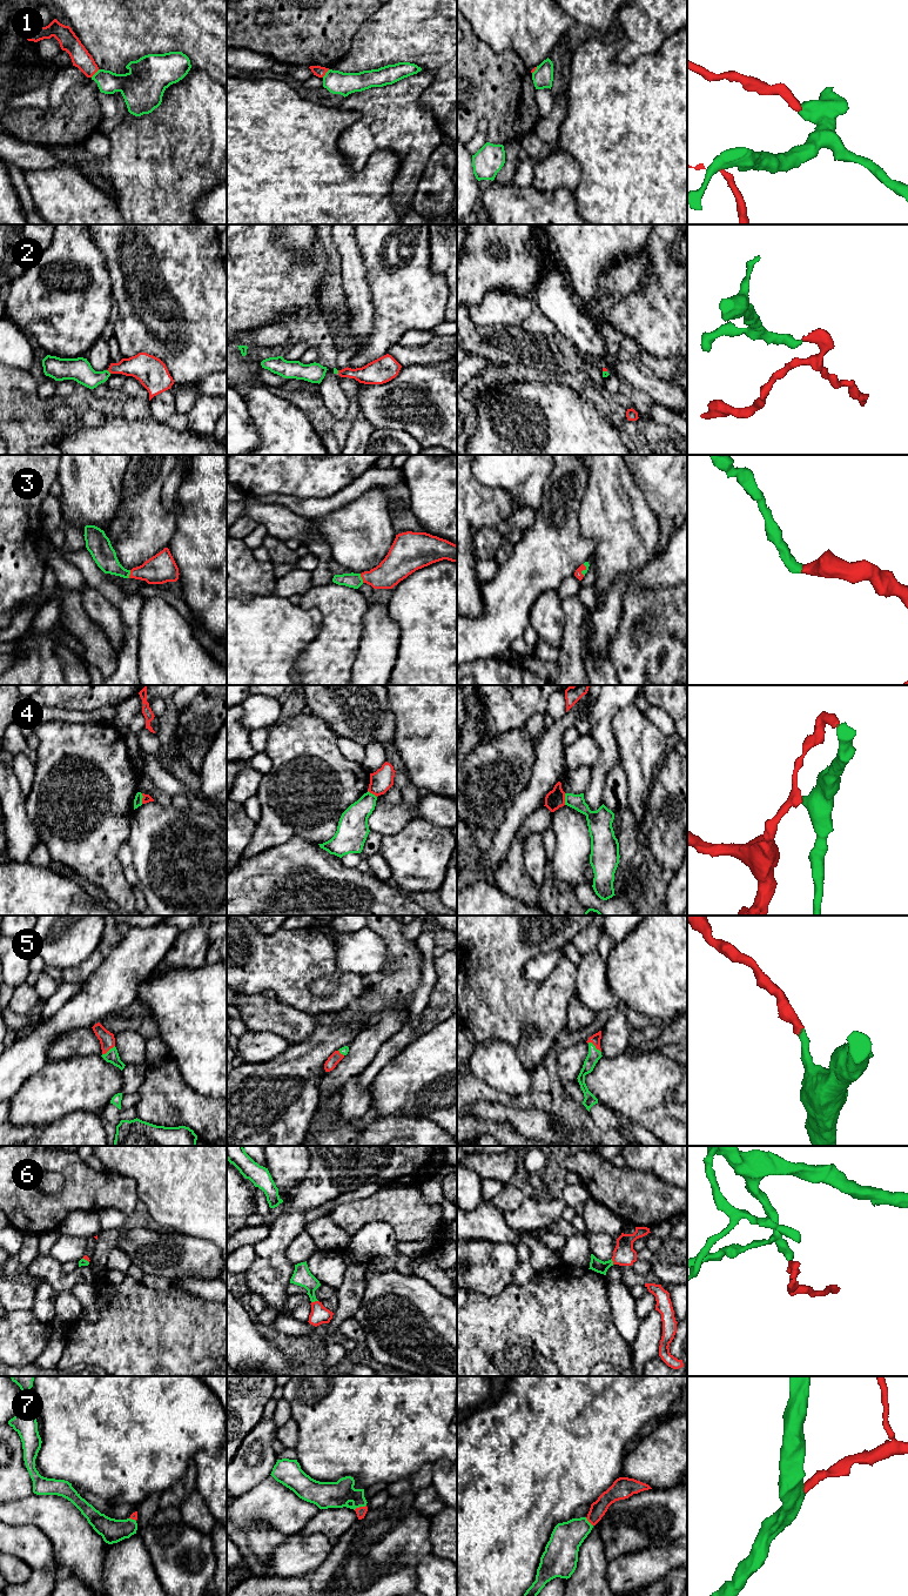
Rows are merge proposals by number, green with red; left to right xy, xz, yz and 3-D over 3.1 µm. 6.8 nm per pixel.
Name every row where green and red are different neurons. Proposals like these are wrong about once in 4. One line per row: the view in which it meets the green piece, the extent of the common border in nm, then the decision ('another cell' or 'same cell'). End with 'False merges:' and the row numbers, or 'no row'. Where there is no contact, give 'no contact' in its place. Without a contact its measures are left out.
1: contact in xy; length 80 nm; another cell
2: contact in xy; length 40 nm; same cell
3: contact in xz; length 70 nm; same cell
4: contact in yz; length 80 nm; another cell
5: contact in yz; length 120 nm; same cell
6: contact in xz; length 50 nm; same cell
7: contact in xz; length 90 nm; same cell
False merges: 1, 4

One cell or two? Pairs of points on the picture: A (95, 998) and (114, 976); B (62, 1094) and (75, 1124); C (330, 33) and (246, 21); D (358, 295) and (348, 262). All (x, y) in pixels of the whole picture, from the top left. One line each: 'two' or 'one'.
A: one
B: two
C: one
D: one

